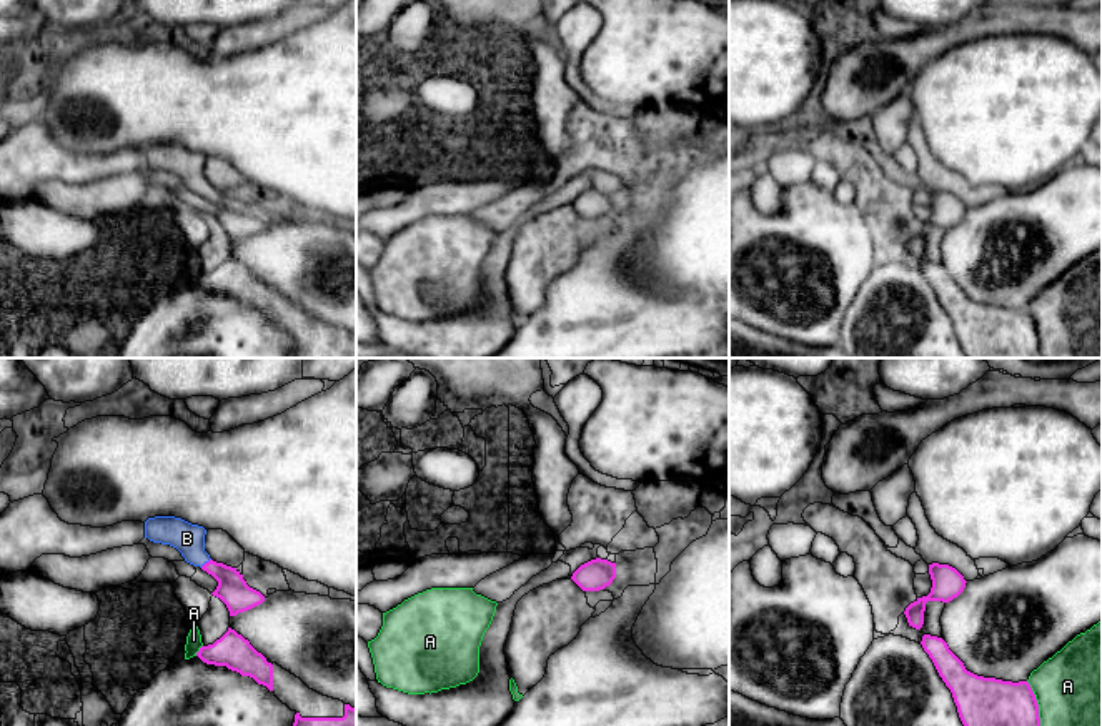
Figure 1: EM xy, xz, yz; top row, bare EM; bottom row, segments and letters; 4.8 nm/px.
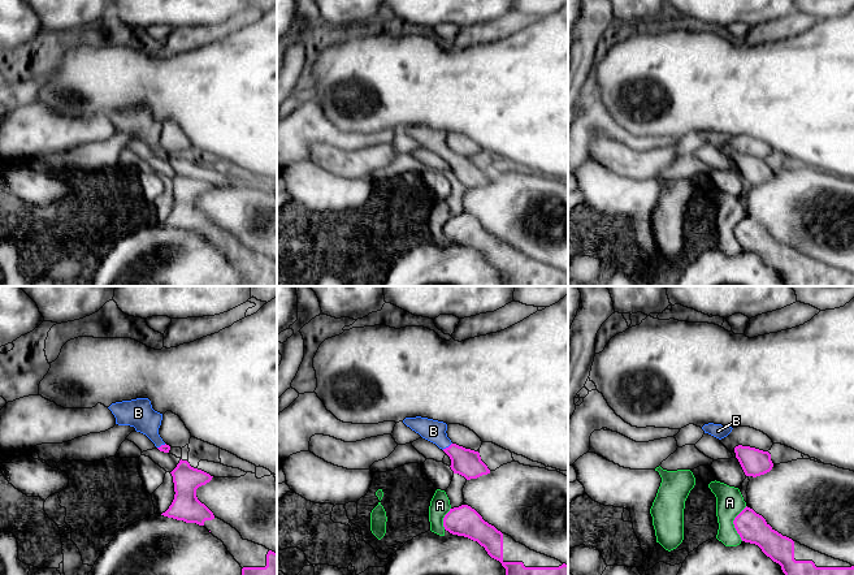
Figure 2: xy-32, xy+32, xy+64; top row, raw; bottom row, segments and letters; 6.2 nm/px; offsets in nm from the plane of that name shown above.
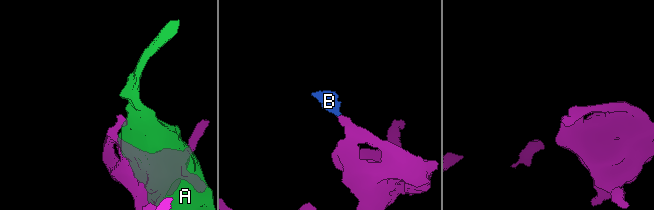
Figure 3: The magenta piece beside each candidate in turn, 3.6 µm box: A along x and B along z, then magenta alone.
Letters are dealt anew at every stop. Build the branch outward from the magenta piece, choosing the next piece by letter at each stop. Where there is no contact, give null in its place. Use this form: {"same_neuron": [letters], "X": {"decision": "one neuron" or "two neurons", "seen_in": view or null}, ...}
{"same_neuron": ["B"], "A": {"decision": "two neurons", "seen_in": "yz"}, "B": {"decision": "one neuron", "seen_in": "xy"}}

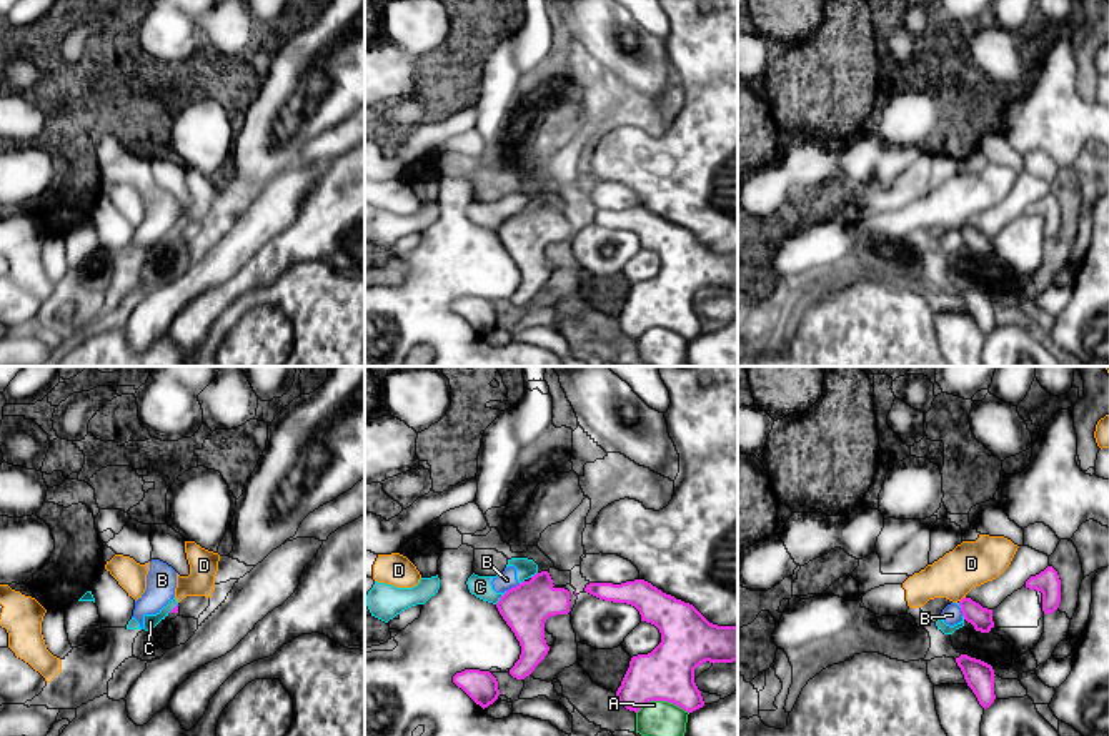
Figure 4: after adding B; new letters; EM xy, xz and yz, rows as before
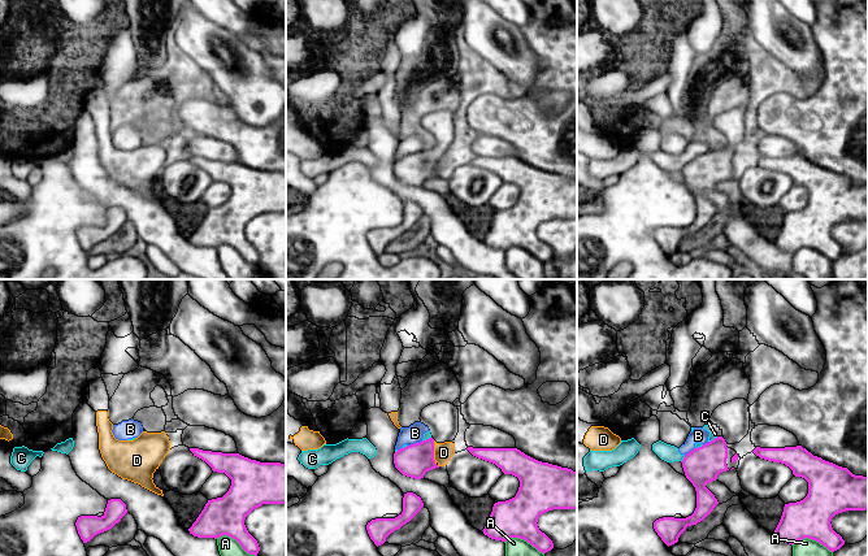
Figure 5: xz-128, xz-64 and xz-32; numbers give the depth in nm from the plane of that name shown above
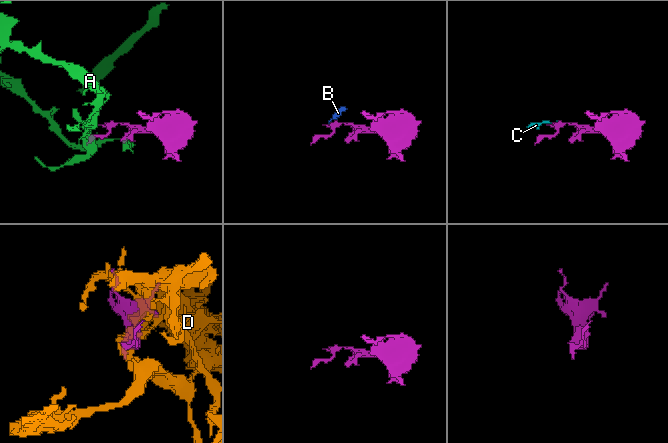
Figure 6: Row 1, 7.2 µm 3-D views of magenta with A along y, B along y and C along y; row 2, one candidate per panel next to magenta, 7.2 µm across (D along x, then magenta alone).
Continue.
{"same_neuron": [], "A": {"decision": "two neurons", "seen_in": "xz"}, "B": {"decision": "two neurons", "seen_in": "xz"}, "C": {"decision": "two neurons", "seen_in": "xz"}, "D": {"decision": "two neurons", "seen_in": "yz"}}

